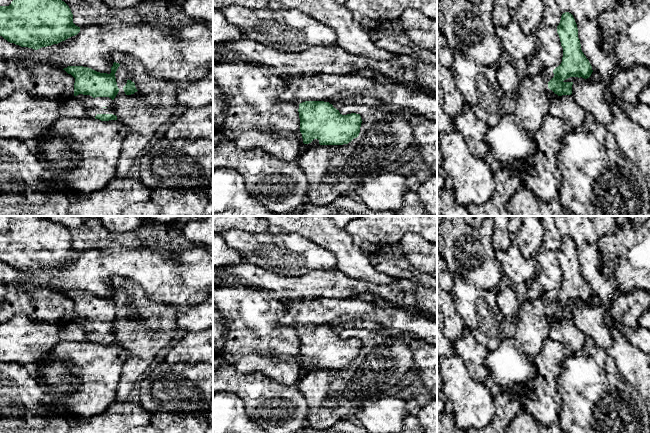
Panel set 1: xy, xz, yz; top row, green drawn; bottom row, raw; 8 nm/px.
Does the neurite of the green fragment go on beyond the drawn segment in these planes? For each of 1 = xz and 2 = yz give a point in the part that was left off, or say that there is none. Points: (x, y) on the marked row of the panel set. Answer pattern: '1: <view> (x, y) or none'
1: none
2: none

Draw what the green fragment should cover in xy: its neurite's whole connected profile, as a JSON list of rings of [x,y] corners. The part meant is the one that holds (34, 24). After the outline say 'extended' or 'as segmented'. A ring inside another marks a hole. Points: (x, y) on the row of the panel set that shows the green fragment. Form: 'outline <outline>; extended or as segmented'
outline [[[0,0],[0,36],[10,43],[38,50],[79,32],[62,0]]]; extended

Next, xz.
outline [[[324,101],[302,102],[298,112],[304,144],[318,139],[320,145],[343,145],[359,136],[360,114],[342,115],[332,104]]]; as segmented

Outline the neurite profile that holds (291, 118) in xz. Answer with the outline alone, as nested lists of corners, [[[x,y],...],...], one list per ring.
[[[235,54],[222,59],[213,60],[213,85],[217,86],[226,98],[229,105],[222,132],[239,149],[261,148],[268,154],[287,162],[296,161],[299,157],[299,140],[292,136],[290,138],[279,136],[272,130],[282,129],[300,131],[299,104],[298,102],[285,102],[280,95],[285,91],[285,77],[278,75],[270,66],[249,63]]]

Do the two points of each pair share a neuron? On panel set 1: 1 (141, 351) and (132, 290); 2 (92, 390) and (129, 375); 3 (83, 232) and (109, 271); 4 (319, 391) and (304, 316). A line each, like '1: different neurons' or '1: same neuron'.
1: same neuron
2: different neurons
3: different neurons
4: different neurons

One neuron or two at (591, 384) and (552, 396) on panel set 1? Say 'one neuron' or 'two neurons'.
two neurons

